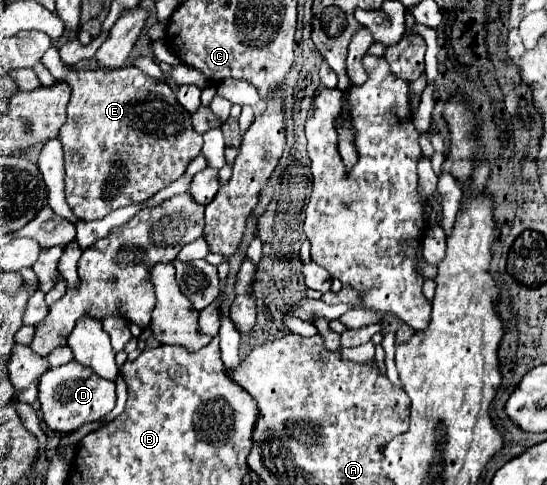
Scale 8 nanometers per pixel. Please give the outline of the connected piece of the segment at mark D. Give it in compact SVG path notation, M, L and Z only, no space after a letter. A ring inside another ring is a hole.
M73 360L59 368L51 368L39 378L39 402L47 428L69 434L87 422L101 420L115 408L115 382L97 376L91 368L85 368Z

